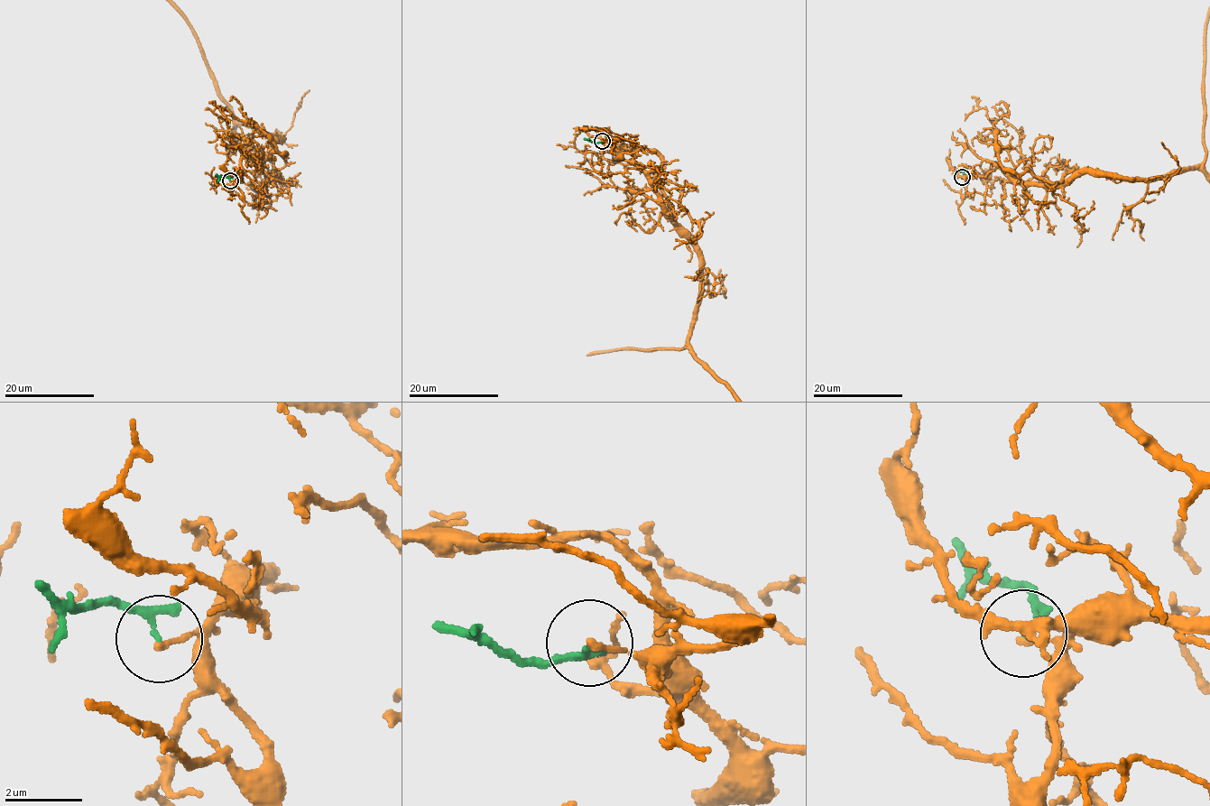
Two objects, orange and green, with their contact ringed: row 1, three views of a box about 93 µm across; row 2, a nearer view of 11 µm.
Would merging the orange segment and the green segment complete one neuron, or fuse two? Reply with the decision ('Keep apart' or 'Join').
Keep apart

